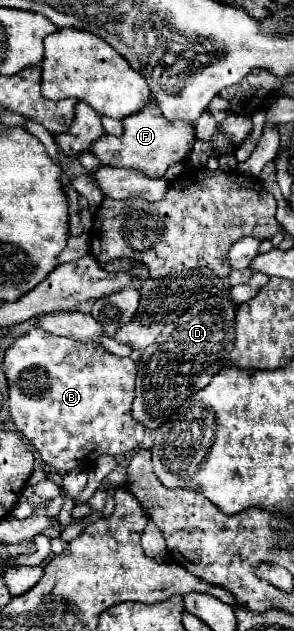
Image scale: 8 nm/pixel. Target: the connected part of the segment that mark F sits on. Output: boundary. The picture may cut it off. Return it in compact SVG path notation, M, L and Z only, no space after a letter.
M149 101L139 113L123 119L123 135L103 135L95 141L91 153L95 153L103 165L129 167L147 173L149 177L163 177L165 171L191 155L195 141L195 127L189 121L165 121L155 101Z

